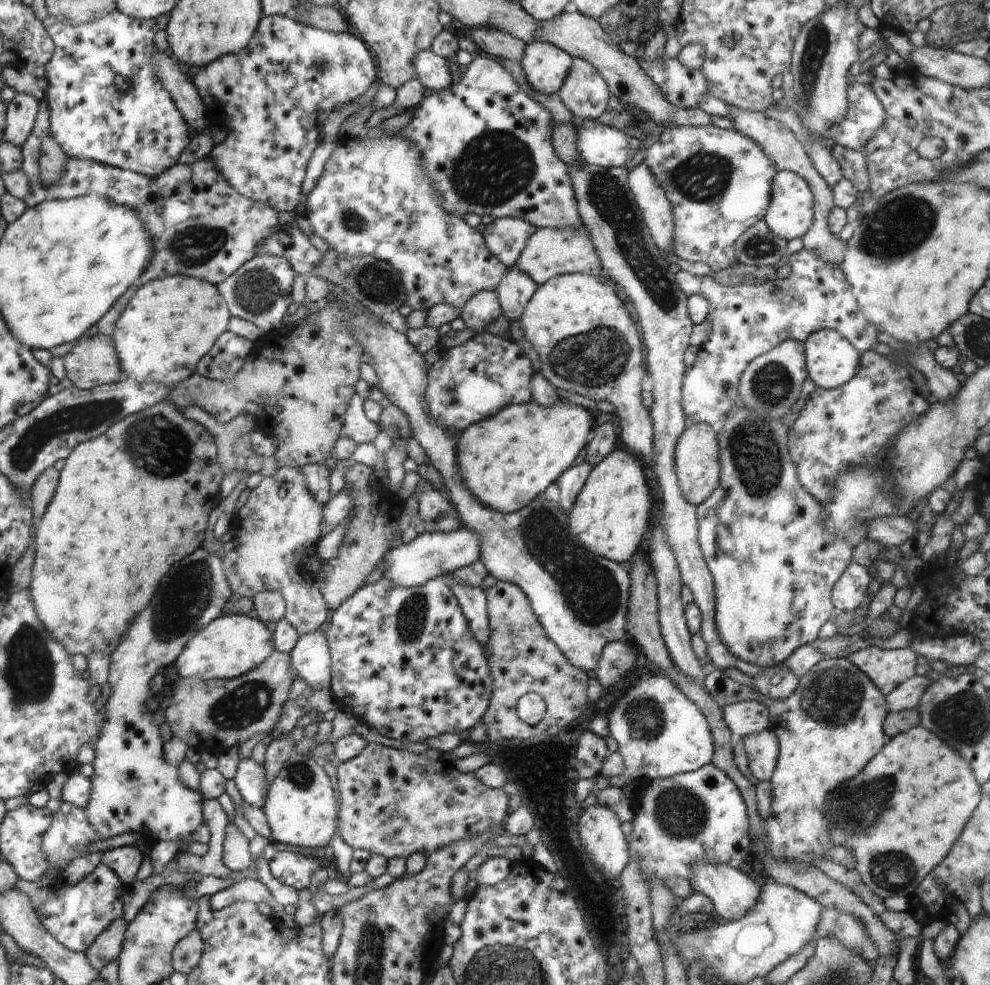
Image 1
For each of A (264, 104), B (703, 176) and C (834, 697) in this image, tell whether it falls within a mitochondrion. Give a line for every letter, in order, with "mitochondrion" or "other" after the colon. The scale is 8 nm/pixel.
A: other
B: mitochondrion
C: mitochondrion

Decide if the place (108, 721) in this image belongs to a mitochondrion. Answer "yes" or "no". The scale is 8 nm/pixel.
no

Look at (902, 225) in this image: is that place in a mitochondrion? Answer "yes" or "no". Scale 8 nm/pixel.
yes

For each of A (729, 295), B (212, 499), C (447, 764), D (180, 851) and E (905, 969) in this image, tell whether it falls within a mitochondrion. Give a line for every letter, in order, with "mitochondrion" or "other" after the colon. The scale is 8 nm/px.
A: other
B: other
C: other
D: other
E: other

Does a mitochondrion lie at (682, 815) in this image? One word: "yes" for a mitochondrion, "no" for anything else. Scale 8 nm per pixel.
yes

